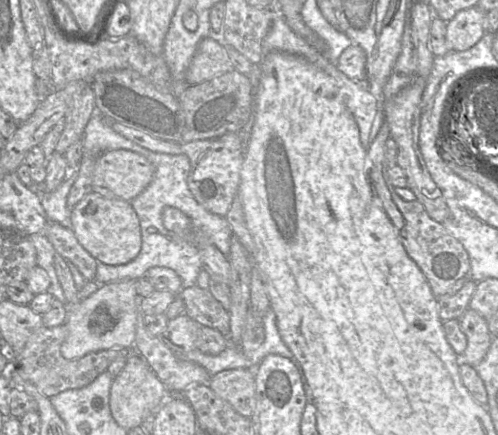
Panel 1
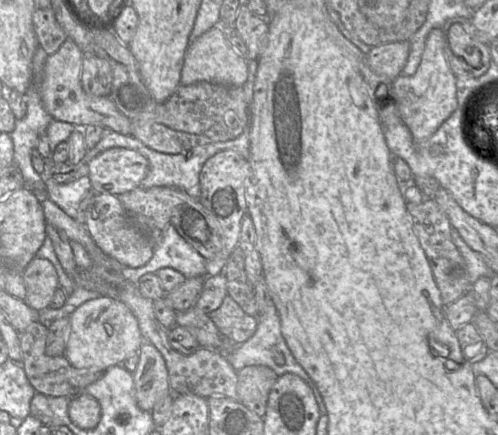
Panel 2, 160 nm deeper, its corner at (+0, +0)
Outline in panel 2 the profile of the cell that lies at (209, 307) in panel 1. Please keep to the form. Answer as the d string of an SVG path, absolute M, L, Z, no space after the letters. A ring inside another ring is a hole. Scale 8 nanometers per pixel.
M229 295L224 298L218 309L208 314L220 334L232 343L240 344L247 341L258 327L257 318L244 312Z

